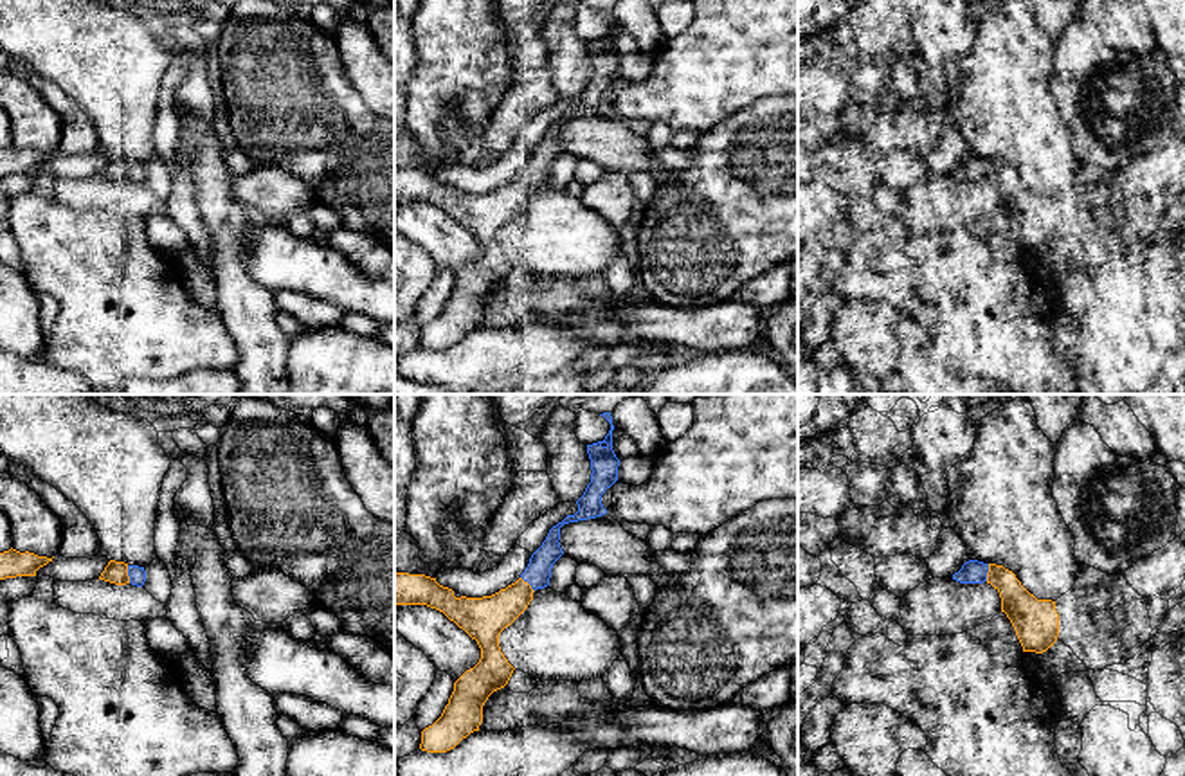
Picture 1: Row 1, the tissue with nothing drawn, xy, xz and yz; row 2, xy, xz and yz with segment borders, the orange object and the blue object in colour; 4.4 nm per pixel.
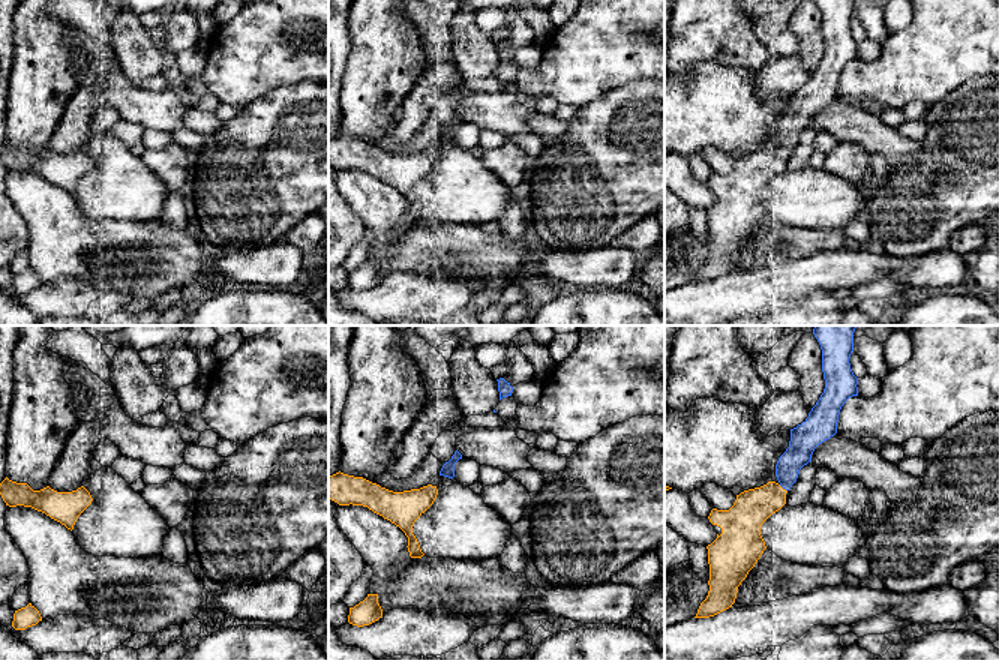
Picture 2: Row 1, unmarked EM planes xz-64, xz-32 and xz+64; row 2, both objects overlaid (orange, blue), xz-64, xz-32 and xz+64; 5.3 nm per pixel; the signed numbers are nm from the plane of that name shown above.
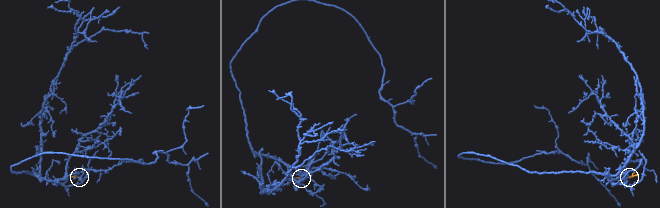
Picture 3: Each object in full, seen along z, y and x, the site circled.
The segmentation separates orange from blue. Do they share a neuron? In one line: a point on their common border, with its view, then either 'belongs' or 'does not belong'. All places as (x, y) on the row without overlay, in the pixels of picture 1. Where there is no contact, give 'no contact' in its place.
contact xy (126, 171); belongs

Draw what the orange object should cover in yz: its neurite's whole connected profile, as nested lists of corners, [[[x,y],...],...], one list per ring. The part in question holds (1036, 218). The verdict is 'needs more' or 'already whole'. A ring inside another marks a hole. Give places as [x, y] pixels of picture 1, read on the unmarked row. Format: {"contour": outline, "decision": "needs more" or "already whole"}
{"contour": [[[969,157],[953,176],[960,180],[991,180],[1001,194],[1001,209],[1010,216],[1023,248],[1043,250],[1059,232],[1055,198],[1037,196],[1016,171],[1003,162]]], "decision": "needs more"}

